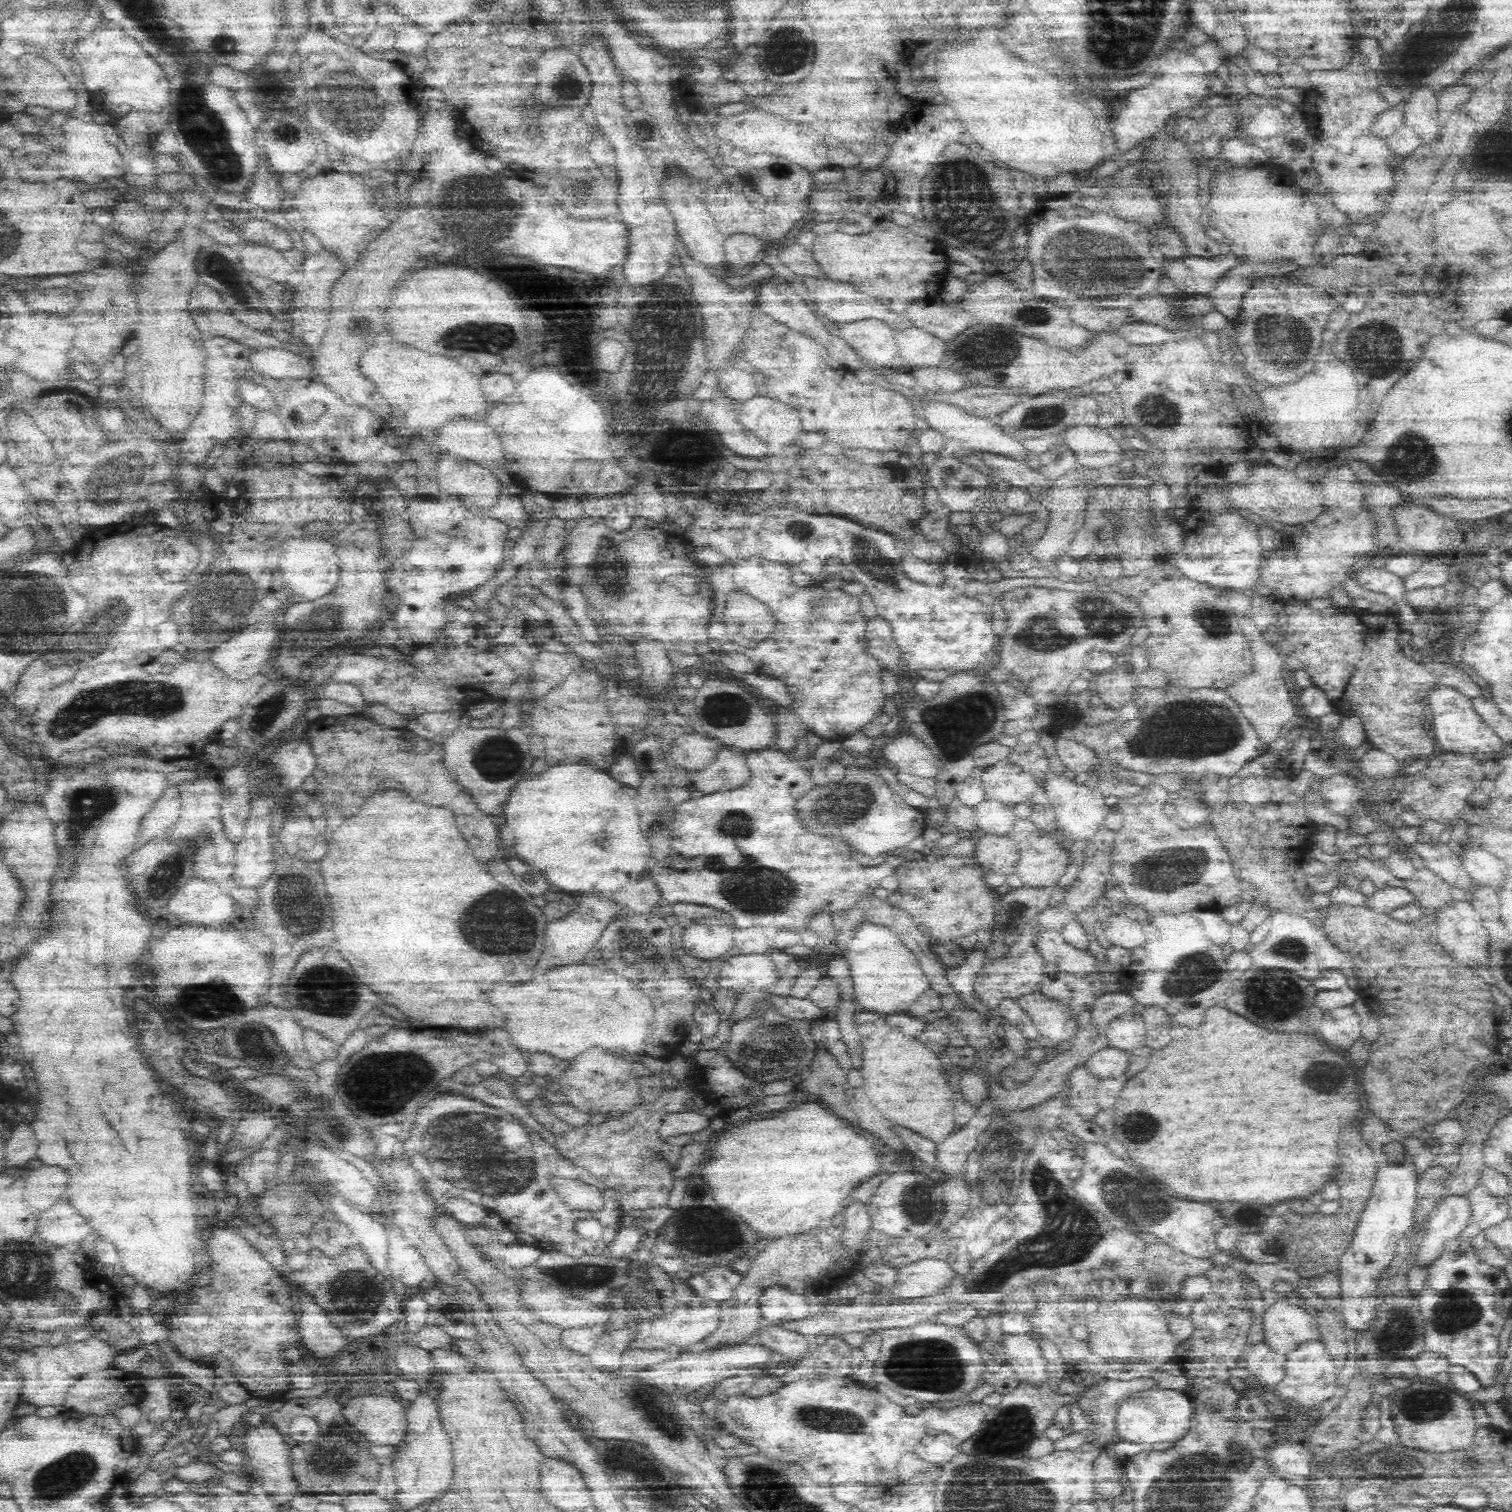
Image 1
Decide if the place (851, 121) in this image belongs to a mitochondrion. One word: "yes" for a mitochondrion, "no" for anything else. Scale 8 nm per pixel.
no

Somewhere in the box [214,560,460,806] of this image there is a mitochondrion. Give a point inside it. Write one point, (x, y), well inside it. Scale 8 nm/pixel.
(329, 618)

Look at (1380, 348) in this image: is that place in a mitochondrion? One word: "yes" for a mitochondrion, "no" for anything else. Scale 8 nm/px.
yes

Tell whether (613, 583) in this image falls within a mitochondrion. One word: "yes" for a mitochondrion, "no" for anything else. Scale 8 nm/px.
yes

